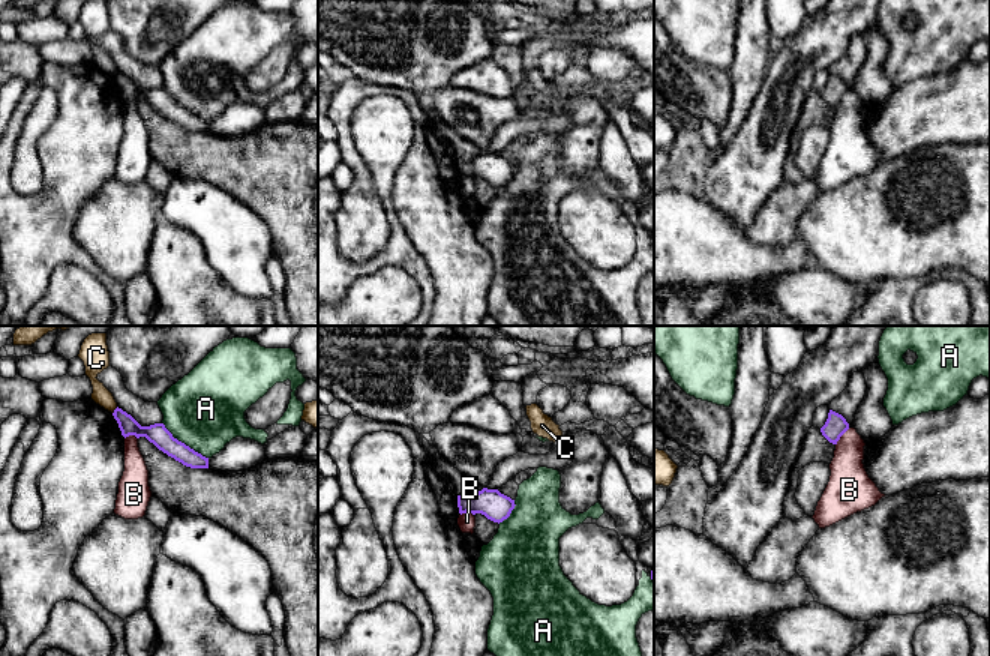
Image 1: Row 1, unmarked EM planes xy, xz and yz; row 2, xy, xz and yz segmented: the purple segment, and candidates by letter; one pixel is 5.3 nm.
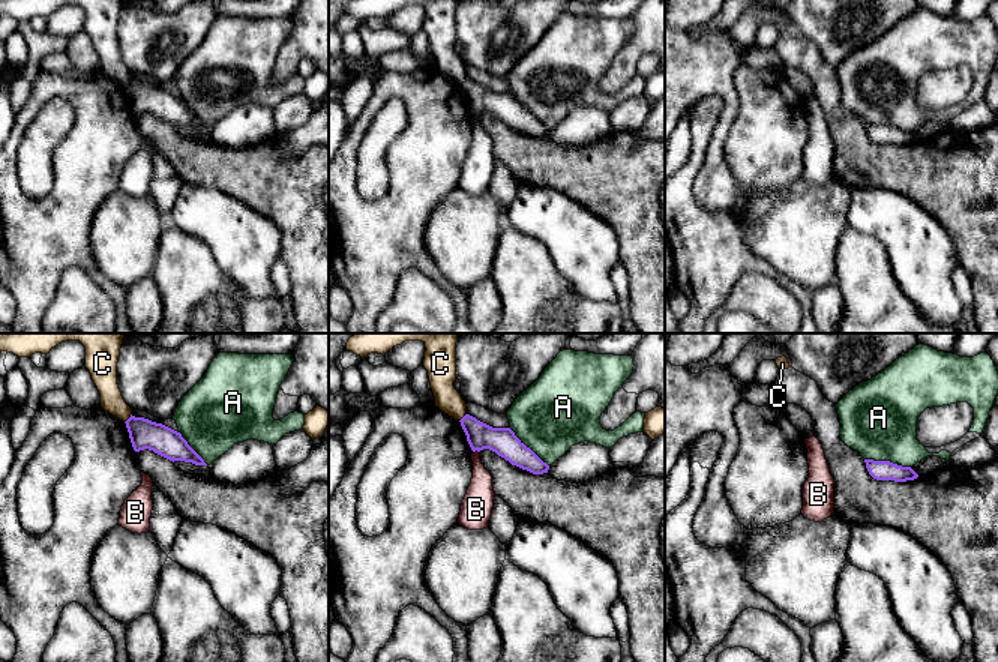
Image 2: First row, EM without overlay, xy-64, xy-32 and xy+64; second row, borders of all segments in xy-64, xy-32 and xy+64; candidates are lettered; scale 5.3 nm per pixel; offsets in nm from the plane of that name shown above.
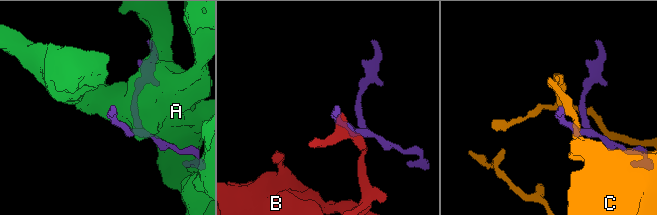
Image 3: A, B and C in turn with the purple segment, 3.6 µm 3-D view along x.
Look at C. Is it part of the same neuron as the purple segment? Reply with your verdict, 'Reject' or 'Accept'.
Accept

